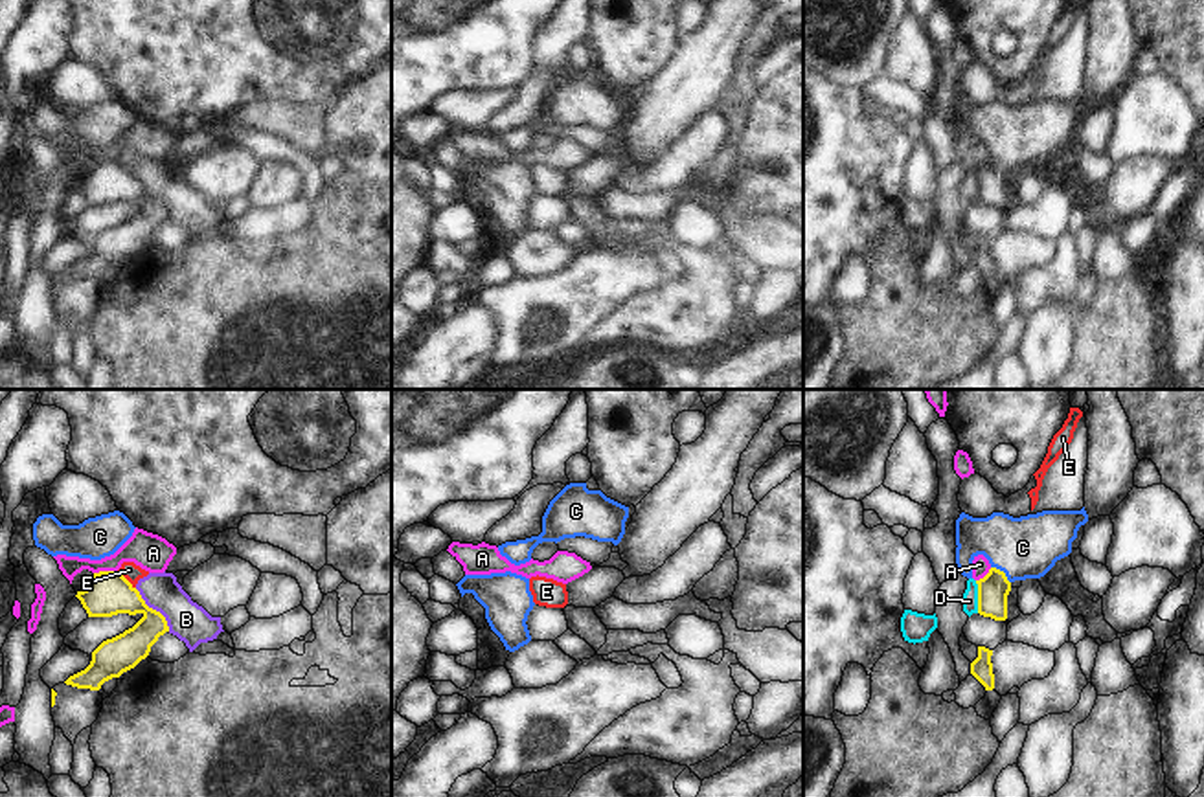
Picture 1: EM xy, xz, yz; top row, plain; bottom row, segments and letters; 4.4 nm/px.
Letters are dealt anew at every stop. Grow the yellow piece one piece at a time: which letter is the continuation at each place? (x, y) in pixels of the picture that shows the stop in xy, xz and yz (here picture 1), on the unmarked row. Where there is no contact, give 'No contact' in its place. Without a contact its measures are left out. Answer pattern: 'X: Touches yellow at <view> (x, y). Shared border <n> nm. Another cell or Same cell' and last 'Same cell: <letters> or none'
A: Touches yellow at xy (105, 160). Shared border 110 nm. Another cell
B: Touches yellow at xy (155, 199). Shared border 240 nm. Another cell
C: Touches yellow at yz (1002, 160). Shared border 120 nm. Same cell
D: Touches yellow at yz (978, 186). Shared border 140 nm. Another cell
E: Touches yellow at xy (125, 168). Shared border 120 nm. Another cell
Same cell: C

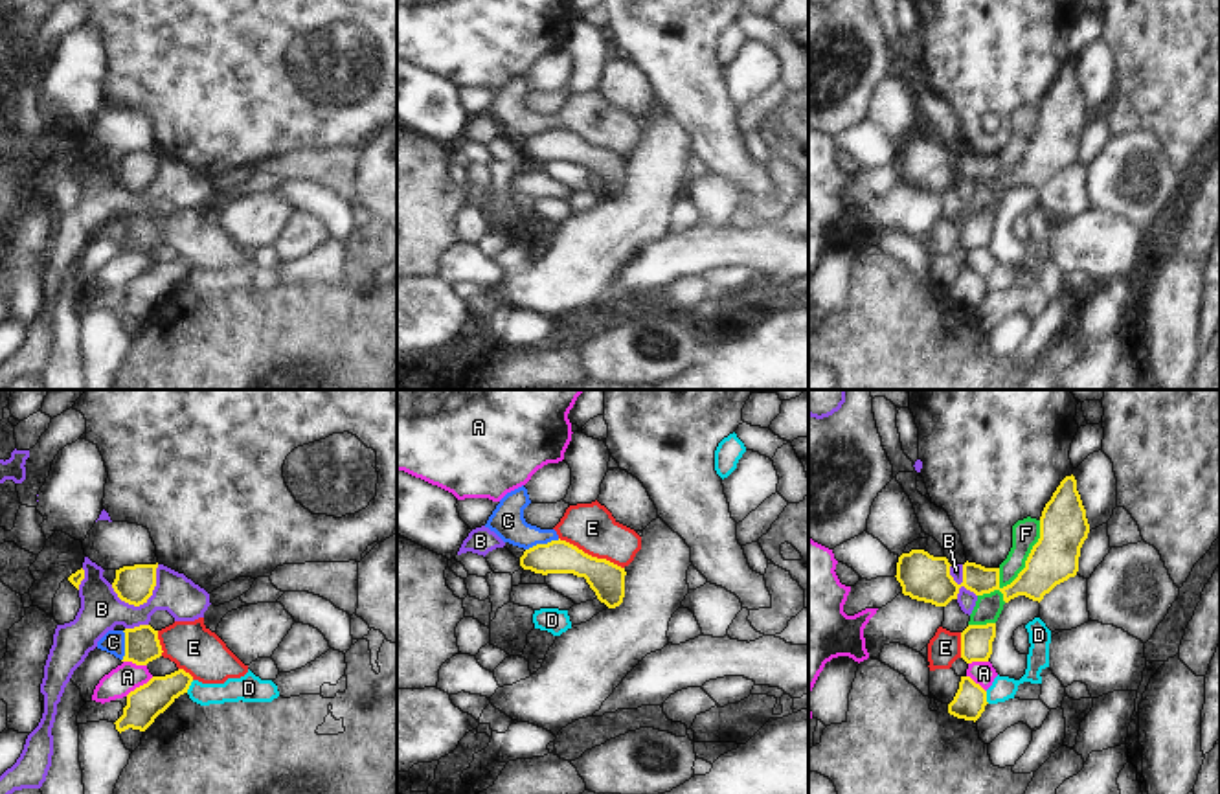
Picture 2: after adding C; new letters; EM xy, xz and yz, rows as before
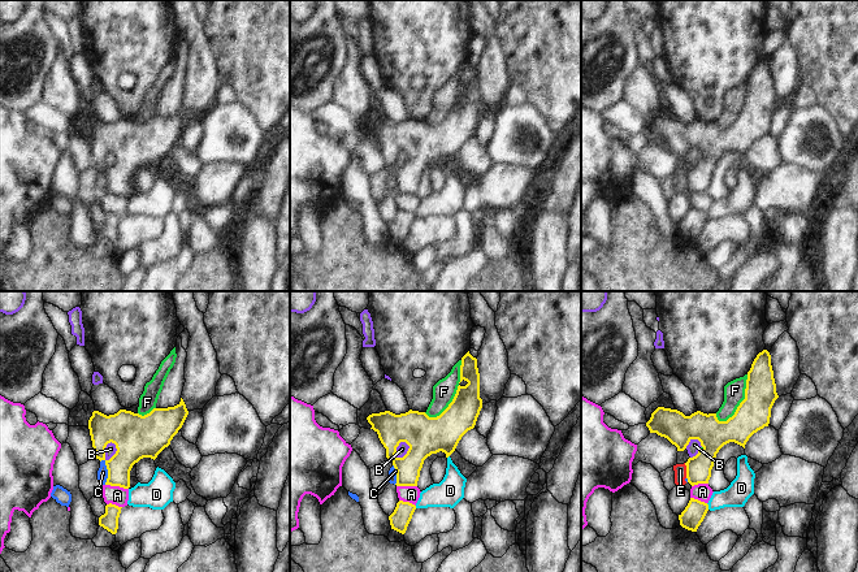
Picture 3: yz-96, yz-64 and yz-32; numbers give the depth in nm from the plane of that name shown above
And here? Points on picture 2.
A: Touches yellow at xy (140, 274). Shared border 150 nm. Another cell
B: Touches yellow at xy (146, 188). Shared border 240 nm. Another cell
C: Touches yellow at xz (542, 133). Shared border 160 nm. Another cell
D: Touches yellow at xy (190, 272). Shared border 70 nm. Another cell
E: Touches yellow at xz (590, 144). Shared border 320 nm. Another cell
F: Touches yellow at yz (1024, 157). Shared border 440 nm. Another cell
Same cell: none

